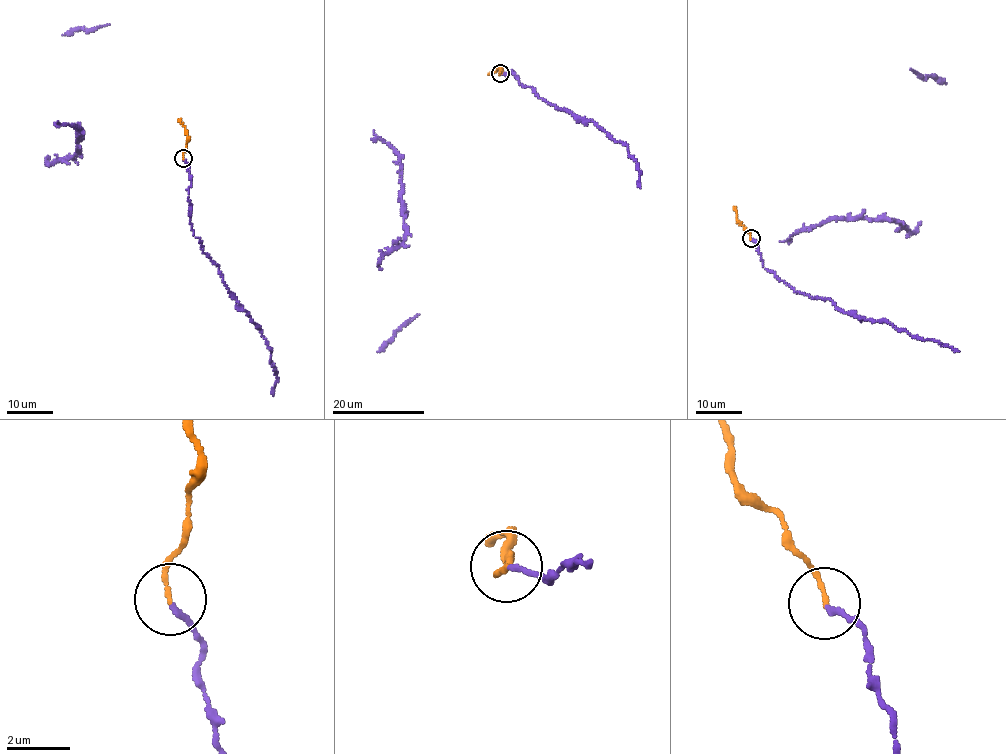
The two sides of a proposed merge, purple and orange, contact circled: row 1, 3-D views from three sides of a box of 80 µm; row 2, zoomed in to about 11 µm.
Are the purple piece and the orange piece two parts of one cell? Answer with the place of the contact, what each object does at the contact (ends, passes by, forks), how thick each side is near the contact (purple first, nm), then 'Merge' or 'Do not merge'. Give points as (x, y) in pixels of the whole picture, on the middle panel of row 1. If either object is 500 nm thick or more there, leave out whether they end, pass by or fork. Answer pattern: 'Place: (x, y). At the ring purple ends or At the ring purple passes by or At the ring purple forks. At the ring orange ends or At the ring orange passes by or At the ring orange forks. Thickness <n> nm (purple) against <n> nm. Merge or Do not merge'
Place: (500, 73). At the ring purple ends. At the ring orange ends. Thickness 160 nm (purple) against 130 nm. Merge

